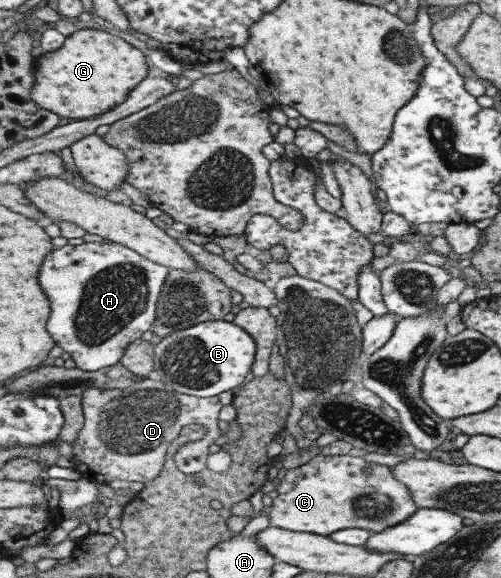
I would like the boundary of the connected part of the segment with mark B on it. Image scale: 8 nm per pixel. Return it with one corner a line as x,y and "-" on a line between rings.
222,320
206,321
184,330
173,332
155,345
154,364
160,380
170,388
178,392
194,395
202,398
215,397
222,392
234,390
250,378
248,374
253,372
253,364
257,355
255,337
233,321

